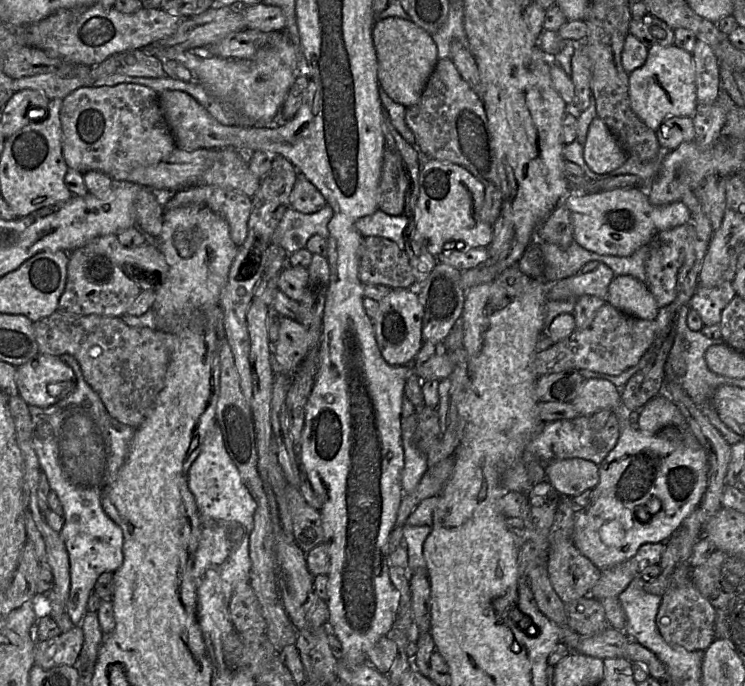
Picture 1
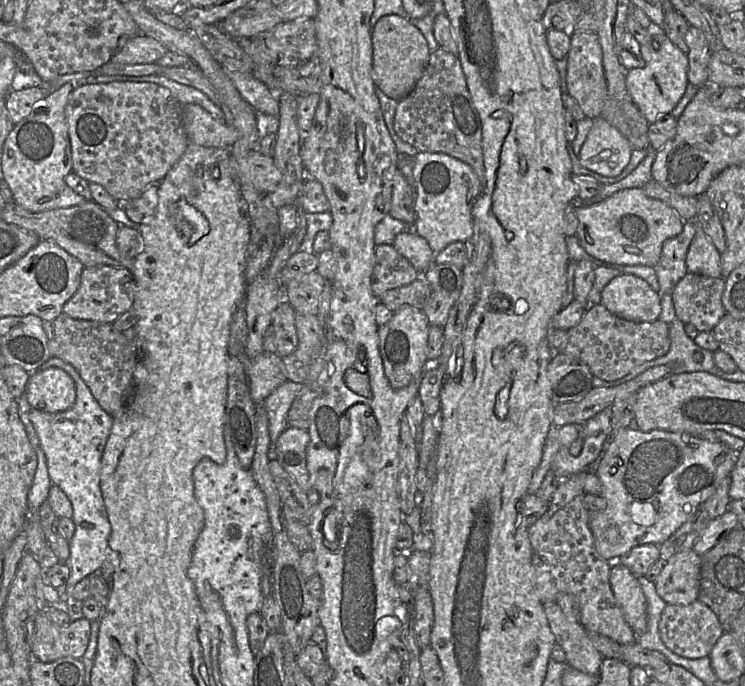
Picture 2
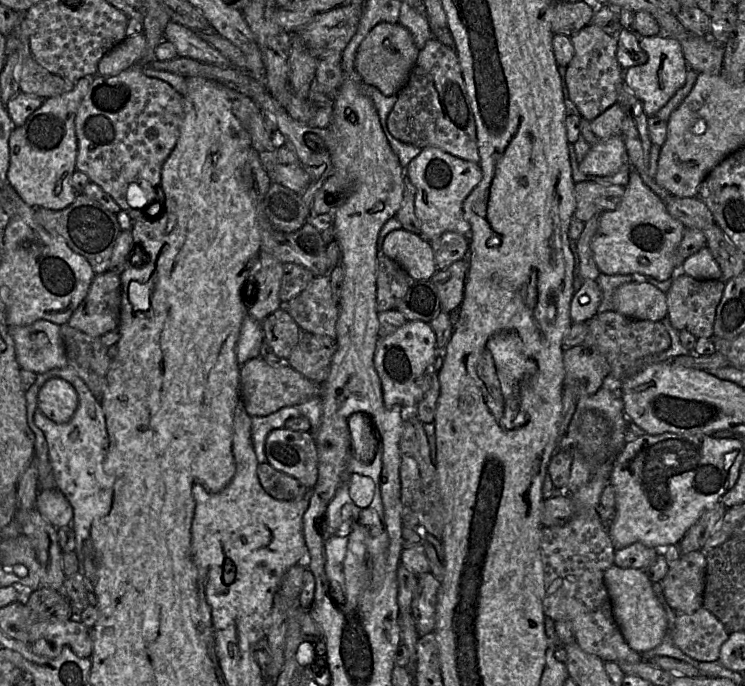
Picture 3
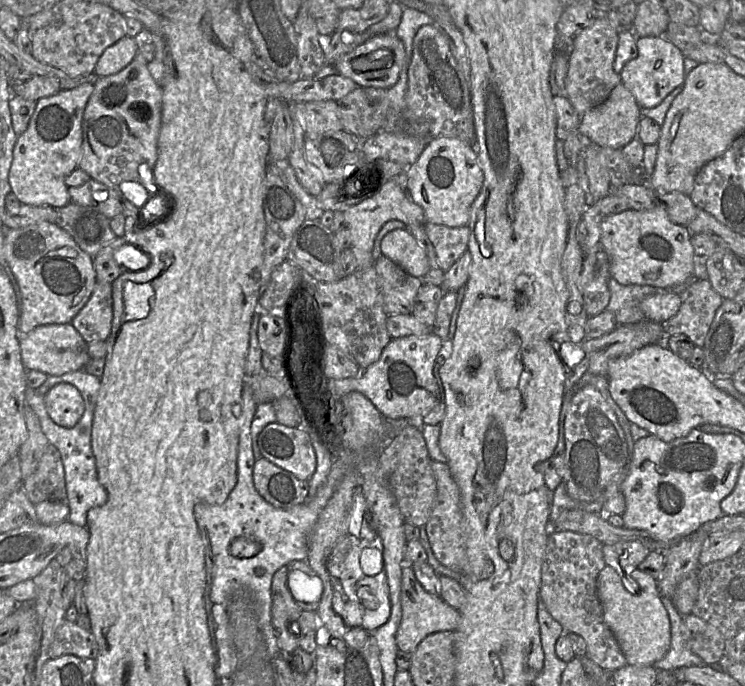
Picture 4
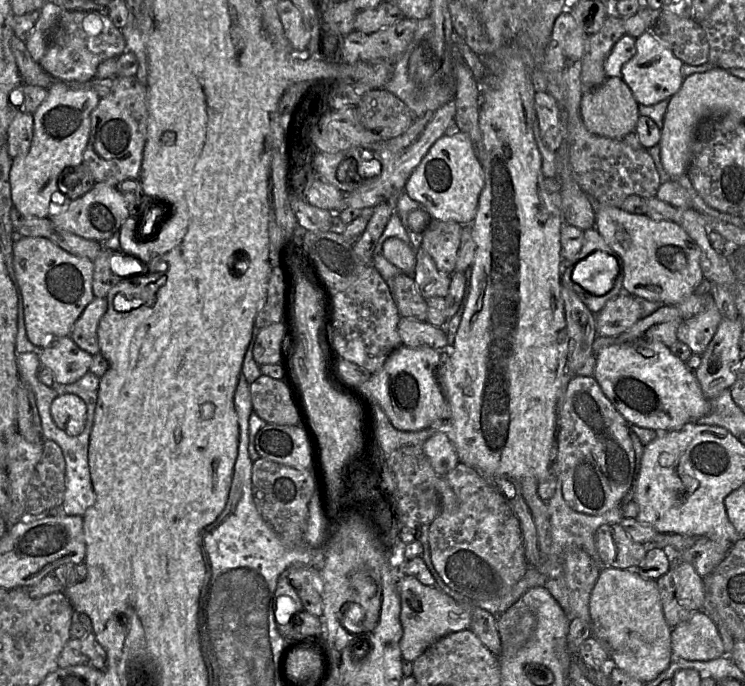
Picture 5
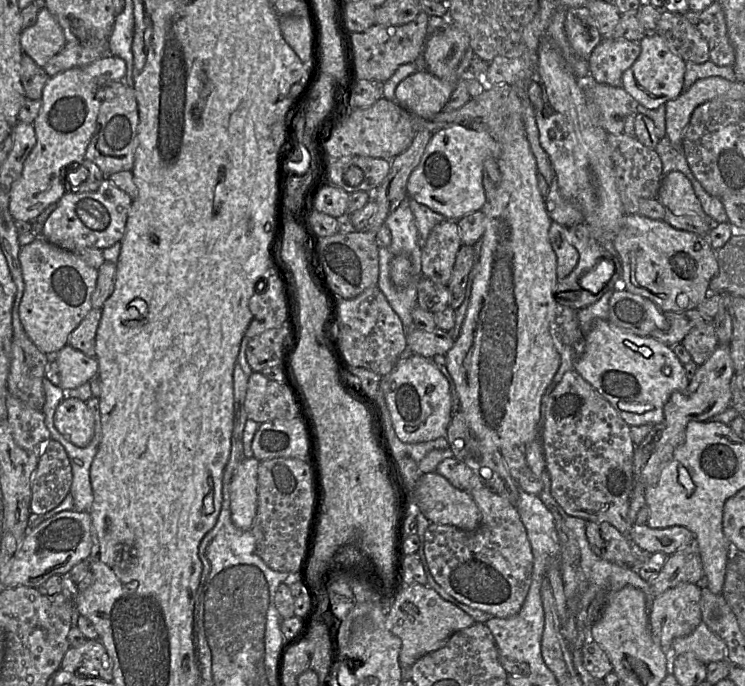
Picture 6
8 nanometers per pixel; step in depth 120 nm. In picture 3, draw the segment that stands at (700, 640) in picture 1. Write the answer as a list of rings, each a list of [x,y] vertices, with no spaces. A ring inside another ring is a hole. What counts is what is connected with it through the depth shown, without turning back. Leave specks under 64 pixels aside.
[[[704,607],[699,608],[691,614],[677,613],[675,627],[672,632],[672,640],[676,647],[689,657],[698,661],[717,661],[722,644],[729,635],[723,624]]]

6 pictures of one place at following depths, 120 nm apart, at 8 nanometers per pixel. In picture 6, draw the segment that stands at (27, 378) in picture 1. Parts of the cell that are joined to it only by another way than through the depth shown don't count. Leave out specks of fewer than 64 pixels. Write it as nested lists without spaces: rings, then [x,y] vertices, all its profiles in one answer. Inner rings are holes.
[[[65,397],[56,408],[54,425],[73,445],[86,447],[94,436],[94,417],[86,402]]]

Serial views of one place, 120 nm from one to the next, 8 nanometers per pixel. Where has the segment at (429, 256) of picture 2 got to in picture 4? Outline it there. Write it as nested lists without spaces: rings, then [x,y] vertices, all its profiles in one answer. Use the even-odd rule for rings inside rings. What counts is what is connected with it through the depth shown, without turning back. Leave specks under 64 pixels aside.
[[[405,229],[388,232],[381,242],[381,251],[384,256],[414,277],[422,278],[430,269],[425,250]]]

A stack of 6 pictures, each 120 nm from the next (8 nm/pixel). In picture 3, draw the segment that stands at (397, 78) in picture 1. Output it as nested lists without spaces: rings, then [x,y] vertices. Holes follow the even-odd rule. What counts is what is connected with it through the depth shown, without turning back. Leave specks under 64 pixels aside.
[[[378,23],[362,42],[355,56],[354,70],[365,84],[376,87],[385,96],[397,95],[407,83],[419,50],[410,31],[400,23]]]

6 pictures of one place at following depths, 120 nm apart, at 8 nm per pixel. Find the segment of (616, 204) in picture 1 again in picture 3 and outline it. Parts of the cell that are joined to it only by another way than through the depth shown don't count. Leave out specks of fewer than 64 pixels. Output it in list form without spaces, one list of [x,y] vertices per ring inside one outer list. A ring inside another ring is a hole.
[[[630,163],[629,165],[630,179],[625,186],[621,202],[614,210],[599,214],[597,228],[590,244],[594,261],[600,273],[607,275],[640,273],[658,281],[665,281],[674,271],[673,254],[680,244],[686,227],[667,212],[663,201],[644,184],[637,169]]]

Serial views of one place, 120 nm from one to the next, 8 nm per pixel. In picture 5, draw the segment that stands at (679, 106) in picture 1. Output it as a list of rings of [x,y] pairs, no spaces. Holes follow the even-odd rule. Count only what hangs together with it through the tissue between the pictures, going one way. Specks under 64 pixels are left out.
[[[646,31],[636,38],[636,53],[622,67],[622,79],[632,91],[640,105],[655,105],[671,98],[681,87],[683,62],[662,43],[652,31]]]

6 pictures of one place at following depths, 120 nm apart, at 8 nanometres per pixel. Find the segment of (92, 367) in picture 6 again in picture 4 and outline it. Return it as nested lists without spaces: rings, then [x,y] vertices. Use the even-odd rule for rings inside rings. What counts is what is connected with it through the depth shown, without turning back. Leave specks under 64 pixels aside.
[[[71,323],[36,327],[27,335],[21,335],[20,349],[22,363],[26,370],[40,371],[47,376],[61,376],[82,370],[91,360],[88,354],[88,344]]]

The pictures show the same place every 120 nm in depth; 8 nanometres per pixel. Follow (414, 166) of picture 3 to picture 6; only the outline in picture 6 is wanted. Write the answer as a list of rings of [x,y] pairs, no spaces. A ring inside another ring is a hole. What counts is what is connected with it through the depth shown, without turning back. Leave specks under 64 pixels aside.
[[[453,125],[433,133],[419,165],[411,173],[407,194],[449,221],[479,211],[485,203],[483,163],[487,158],[498,160],[502,148],[487,130],[474,130]]]

